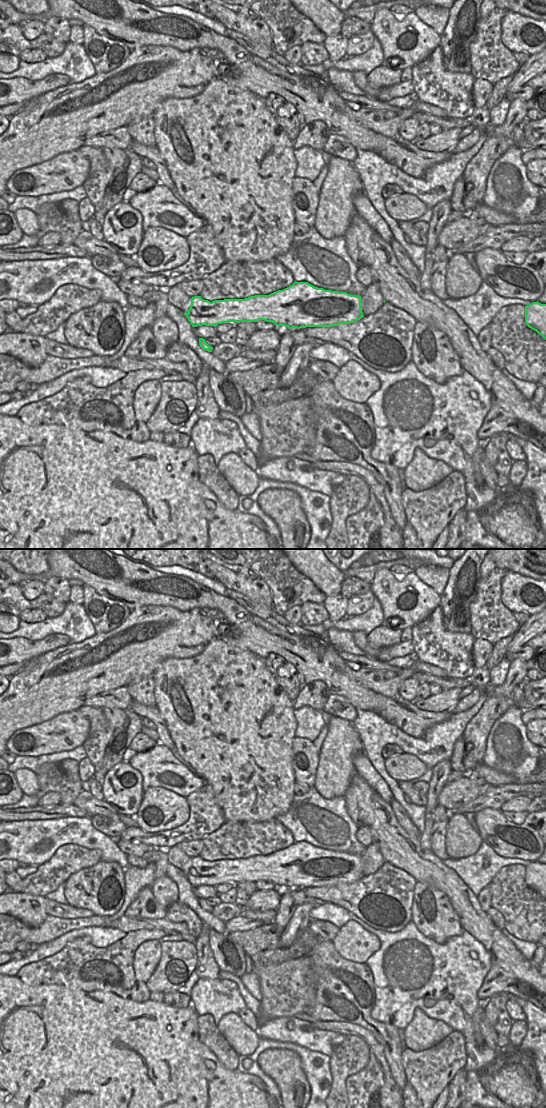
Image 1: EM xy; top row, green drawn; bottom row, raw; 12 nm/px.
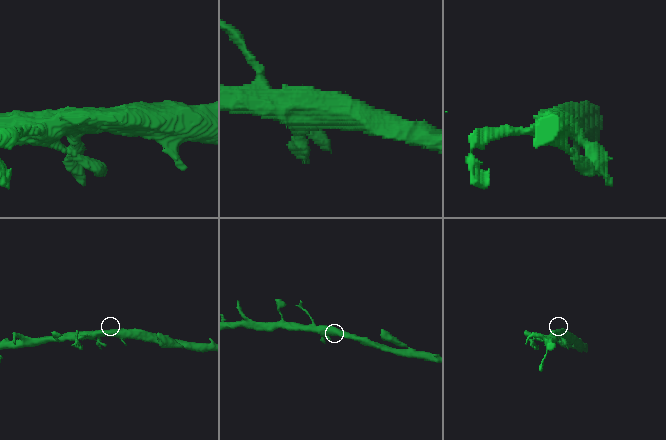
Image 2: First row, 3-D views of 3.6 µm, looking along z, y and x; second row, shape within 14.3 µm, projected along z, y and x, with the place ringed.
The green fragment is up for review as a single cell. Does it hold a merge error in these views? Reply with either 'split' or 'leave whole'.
leave whole

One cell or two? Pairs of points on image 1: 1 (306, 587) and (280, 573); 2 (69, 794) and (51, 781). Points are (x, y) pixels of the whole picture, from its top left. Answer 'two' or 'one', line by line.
1: one
2: one

